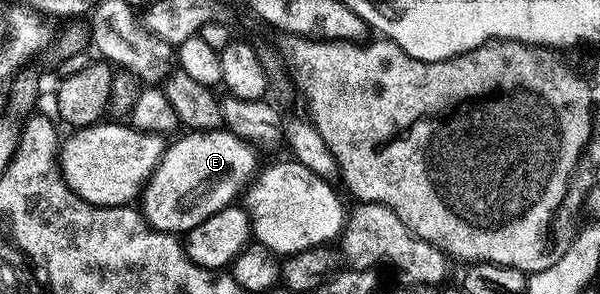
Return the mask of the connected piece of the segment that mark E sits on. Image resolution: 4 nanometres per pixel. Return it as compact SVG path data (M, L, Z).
M190 130L183 138L175 137L167 145L157 168L150 173L140 195L143 218L165 234L184 236L208 216L231 205L245 191L255 175L255 147L231 130Z

